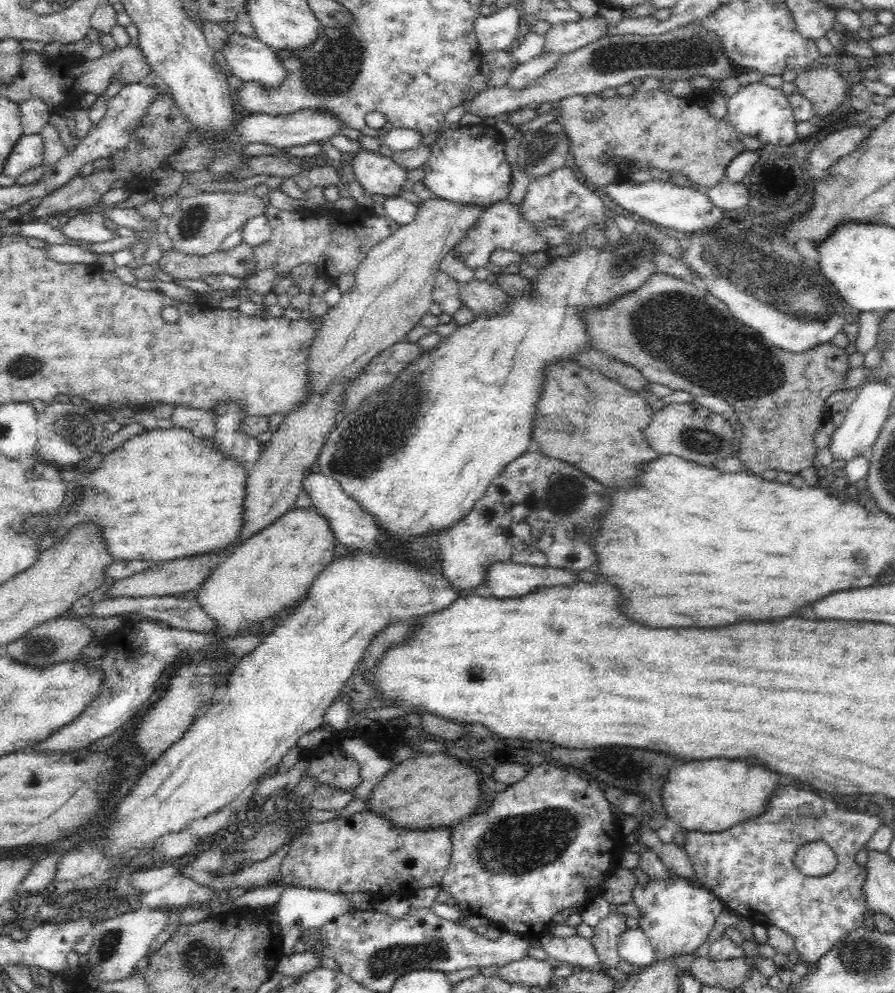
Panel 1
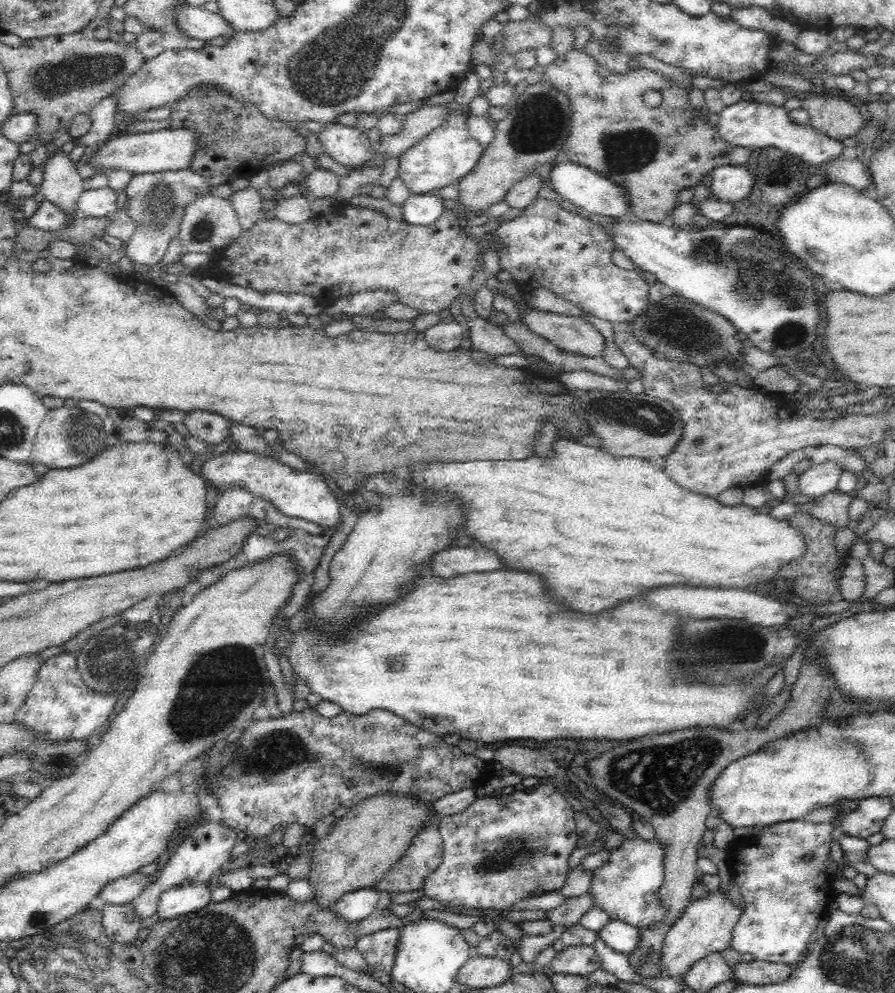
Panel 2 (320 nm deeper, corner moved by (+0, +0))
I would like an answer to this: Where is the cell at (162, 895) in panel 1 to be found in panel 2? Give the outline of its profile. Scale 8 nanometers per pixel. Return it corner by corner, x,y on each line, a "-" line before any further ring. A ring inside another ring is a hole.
133,872
133,874
110,881
97,896
106,904
124,905
126,902
134,901
153,880
152,876

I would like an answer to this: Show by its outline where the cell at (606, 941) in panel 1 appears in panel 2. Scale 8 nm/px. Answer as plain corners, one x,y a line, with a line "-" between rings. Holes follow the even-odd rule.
568,946
557,952
548,968
552,973
586,976
600,968
595,948
592,946

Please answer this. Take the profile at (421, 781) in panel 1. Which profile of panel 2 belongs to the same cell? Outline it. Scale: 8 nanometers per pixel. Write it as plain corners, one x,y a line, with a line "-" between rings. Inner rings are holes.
386,793
367,798
349,809
323,839
311,843
306,880
313,889
312,901
323,912
330,912
346,894
380,883
404,856
412,838
431,821
426,805
416,798

